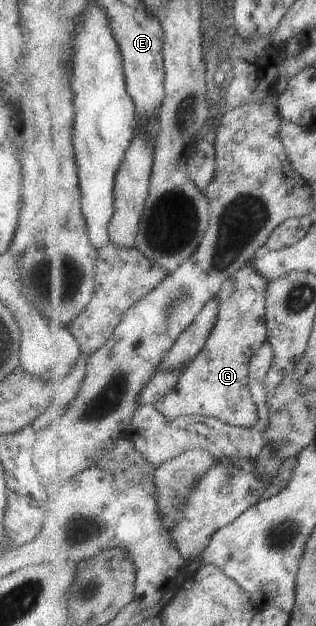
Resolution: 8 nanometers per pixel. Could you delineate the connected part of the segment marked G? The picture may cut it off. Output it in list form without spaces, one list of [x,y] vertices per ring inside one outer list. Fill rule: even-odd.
[[[252,262],[228,279],[220,294],[217,326],[214,327],[201,354],[186,368],[178,385],[156,403],[168,419],[192,415],[214,417],[232,426],[254,427],[258,422],[256,403],[248,387],[248,367],[258,349],[267,343],[266,299],[269,283]]]

